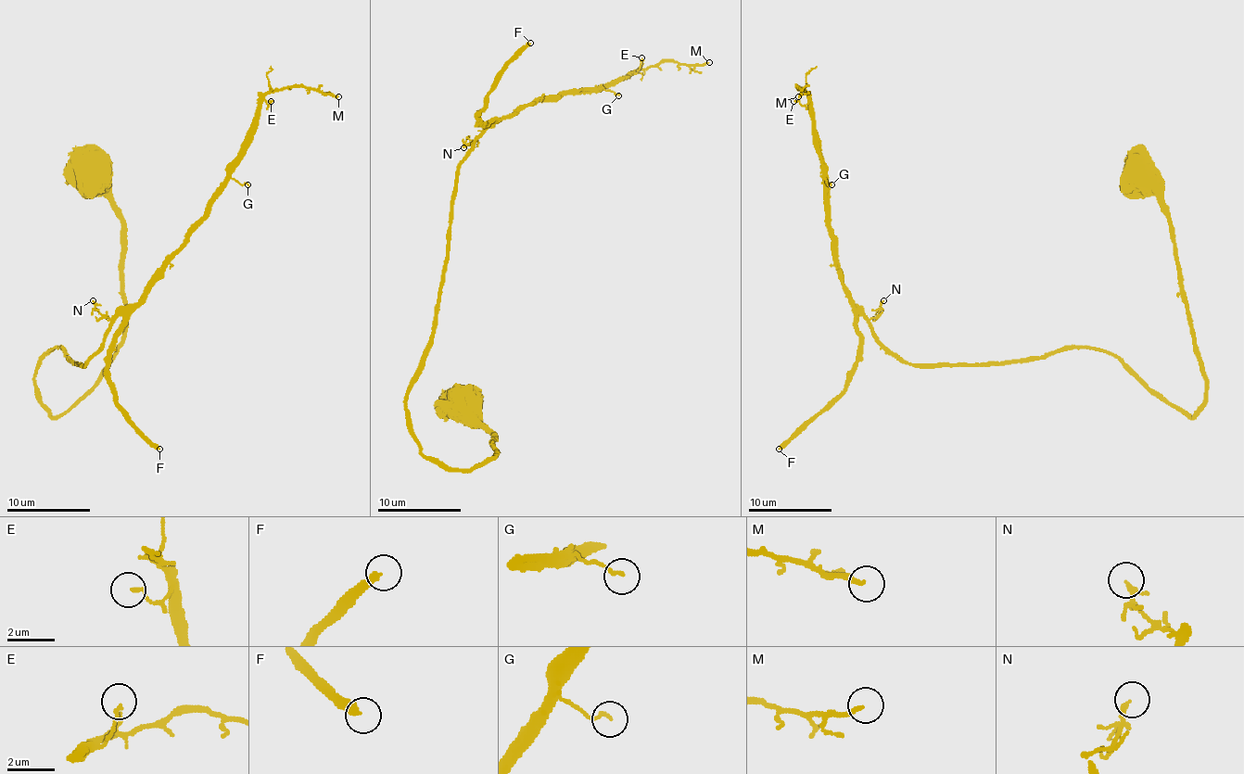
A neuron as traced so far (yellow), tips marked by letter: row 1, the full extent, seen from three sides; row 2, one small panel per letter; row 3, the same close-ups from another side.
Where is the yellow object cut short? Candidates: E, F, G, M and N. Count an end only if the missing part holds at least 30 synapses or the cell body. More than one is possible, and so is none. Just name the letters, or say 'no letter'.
F

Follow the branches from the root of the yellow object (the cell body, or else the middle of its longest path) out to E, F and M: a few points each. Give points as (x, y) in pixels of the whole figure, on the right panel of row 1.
E: (1137, 172), (1169, 221), (1204, 380), (1194, 415), (1093, 348), (900, 361), (848, 296), (812, 106), (793, 101)
F: (1137, 172), (1169, 221), (1204, 380), (1194, 415), (1102, 350), (907, 363), (860, 315), (850, 382), (779, 449)
M: (1137, 172), (1169, 221), (1204, 380), (1194, 415), (1093, 348), (900, 361), (848, 296), (812, 101), (798, 96)

